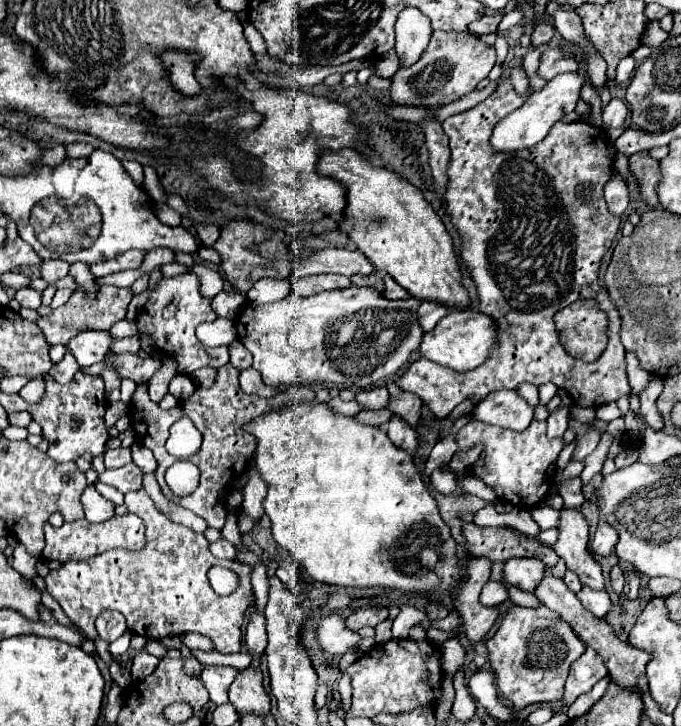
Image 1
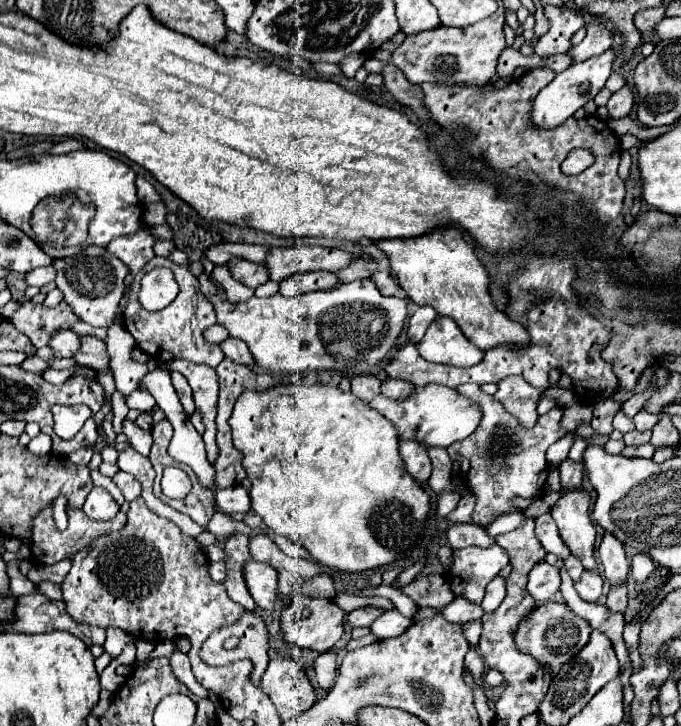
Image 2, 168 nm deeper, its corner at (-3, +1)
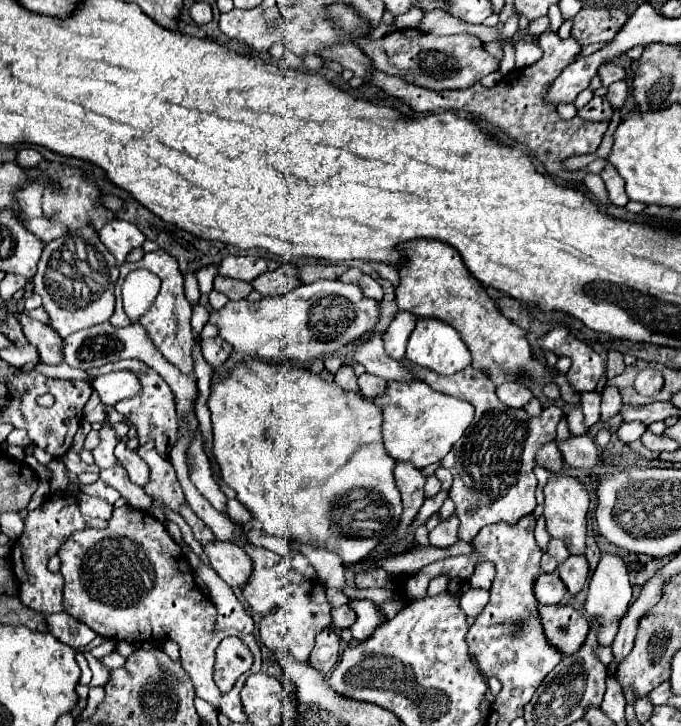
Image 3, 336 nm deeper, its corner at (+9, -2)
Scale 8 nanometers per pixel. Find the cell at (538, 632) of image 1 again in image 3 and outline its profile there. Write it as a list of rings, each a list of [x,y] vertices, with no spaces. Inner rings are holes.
[[[570,605],[540,607],[540,621],[548,643],[562,655],[572,655],[580,649],[588,635],[588,619]]]

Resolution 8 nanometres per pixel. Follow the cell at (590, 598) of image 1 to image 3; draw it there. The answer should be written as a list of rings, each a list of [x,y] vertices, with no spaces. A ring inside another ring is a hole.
[[[570,555],[562,565],[558,565],[558,575],[564,581],[570,595],[578,595],[588,579],[588,561],[584,555]]]

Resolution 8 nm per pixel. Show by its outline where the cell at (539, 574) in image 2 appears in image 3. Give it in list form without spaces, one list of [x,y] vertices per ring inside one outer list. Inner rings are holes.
[[[542,573],[542,575],[538,575],[538,579],[534,583],[534,595],[540,605],[556,605],[564,599],[566,589],[556,573],[552,573],[552,575]]]

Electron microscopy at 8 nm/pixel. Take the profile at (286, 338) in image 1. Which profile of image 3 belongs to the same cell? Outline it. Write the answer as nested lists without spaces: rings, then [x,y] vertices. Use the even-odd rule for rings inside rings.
[[[314,281],[312,285],[302,285],[282,297],[264,297],[258,303],[230,301],[226,307],[212,311],[208,323],[218,327],[218,335],[228,341],[234,351],[248,355],[252,359],[262,359],[266,363],[294,363],[304,365],[316,359],[326,359],[336,355],[342,347],[370,333],[380,321],[380,303],[362,295],[360,287],[346,285],[342,281]]]

